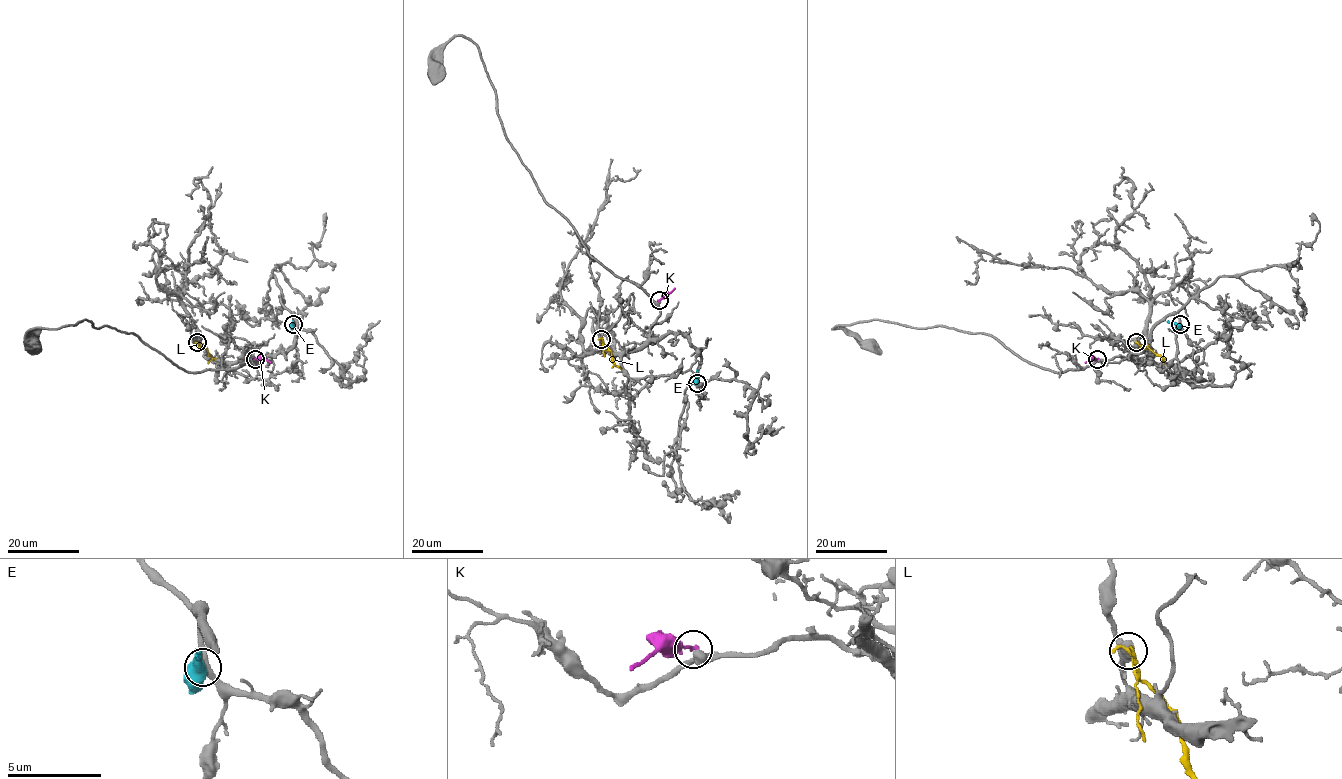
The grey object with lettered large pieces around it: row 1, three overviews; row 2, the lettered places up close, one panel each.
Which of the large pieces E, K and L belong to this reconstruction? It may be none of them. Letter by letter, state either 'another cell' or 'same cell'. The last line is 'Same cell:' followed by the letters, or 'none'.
E: another cell
K: same cell
L: another cell
Same cell: K

